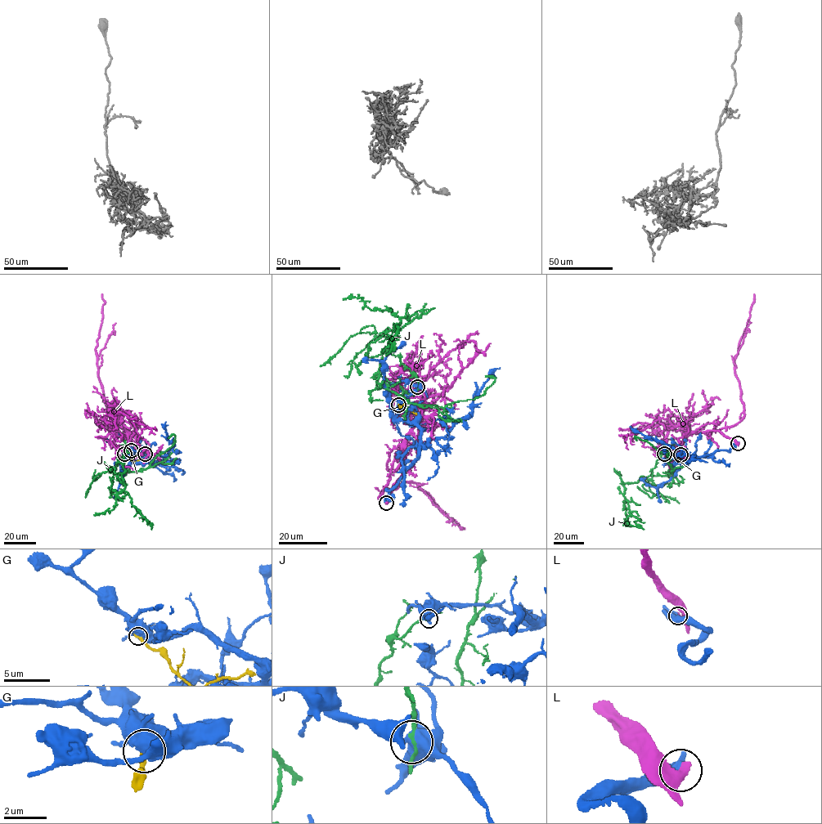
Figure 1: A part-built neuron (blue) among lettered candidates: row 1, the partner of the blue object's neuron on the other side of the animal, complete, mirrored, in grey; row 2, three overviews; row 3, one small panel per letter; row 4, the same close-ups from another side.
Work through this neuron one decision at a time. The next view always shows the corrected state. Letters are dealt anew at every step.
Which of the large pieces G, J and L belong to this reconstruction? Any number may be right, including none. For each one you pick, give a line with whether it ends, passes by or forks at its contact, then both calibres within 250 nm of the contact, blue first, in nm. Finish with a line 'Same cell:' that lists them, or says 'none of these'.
L: it ends; calibres 650 and 460 nm
Same cell: L

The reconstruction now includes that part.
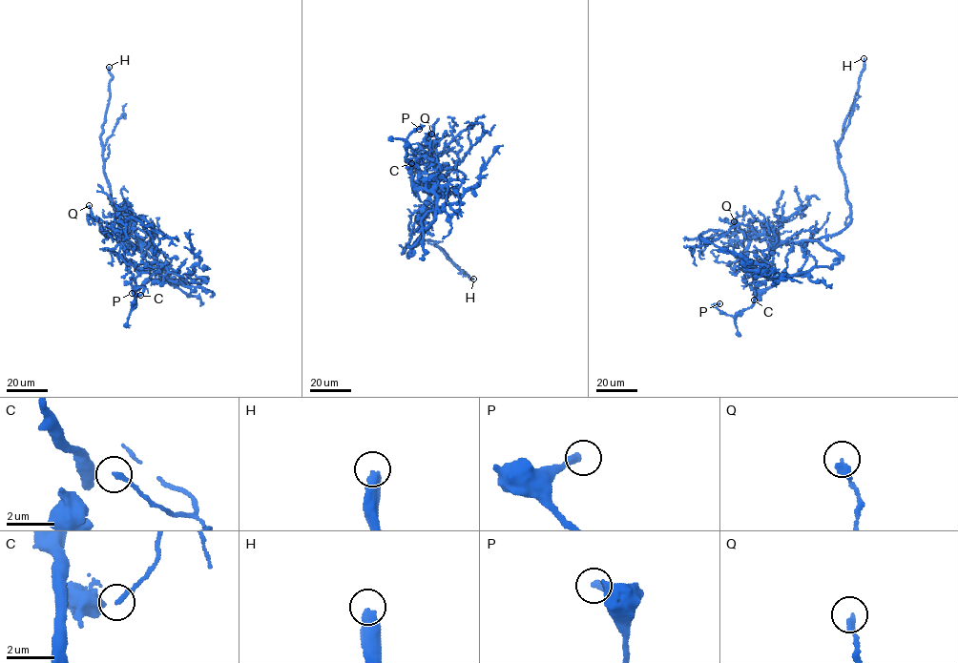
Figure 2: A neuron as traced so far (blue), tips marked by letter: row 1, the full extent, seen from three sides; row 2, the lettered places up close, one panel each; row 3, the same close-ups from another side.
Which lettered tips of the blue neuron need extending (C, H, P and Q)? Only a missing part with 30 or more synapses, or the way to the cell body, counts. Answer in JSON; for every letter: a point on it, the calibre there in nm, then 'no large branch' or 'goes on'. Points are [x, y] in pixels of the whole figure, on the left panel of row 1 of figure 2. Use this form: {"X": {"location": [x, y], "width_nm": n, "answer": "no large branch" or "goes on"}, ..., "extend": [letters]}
{"C": {"location": [140, 295], "width_nm": 190, "answer": "no large branch"}, "H": {"location": [109, 67], "width_nm": 440, "answer": "goes on"}, "P": {"location": [132, 293], "width_nm": 320, "answer": "no large branch"}, "Q": {"location": [89, 205], "width_nm": 280, "answer": "no large branch"}, "extend": ["H"]}

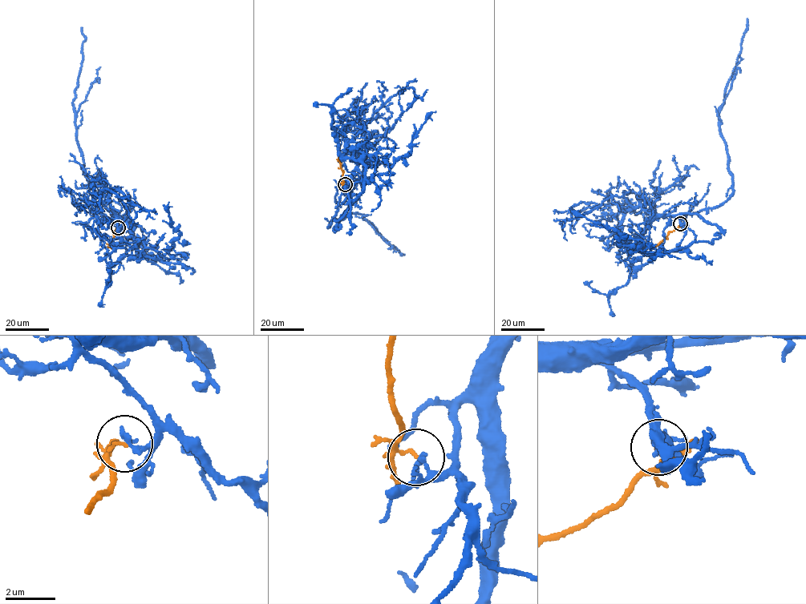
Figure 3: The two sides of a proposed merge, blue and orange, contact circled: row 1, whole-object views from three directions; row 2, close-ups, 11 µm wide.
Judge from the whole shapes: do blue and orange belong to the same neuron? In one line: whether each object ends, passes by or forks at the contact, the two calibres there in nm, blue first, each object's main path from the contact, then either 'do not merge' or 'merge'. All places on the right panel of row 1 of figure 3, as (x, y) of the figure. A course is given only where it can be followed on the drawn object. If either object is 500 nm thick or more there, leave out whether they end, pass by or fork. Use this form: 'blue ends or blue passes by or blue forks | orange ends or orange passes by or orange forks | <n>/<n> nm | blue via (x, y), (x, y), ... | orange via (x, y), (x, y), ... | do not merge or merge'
blue ends | orange passes by | 260/80 nm | blue via (680, 223), (675, 215), (698, 213), (724, 231), (711, 243), (646, 254), (648, 262), (607, 294), (592, 281) | orange via (680, 223), (650, 249) | do not merge

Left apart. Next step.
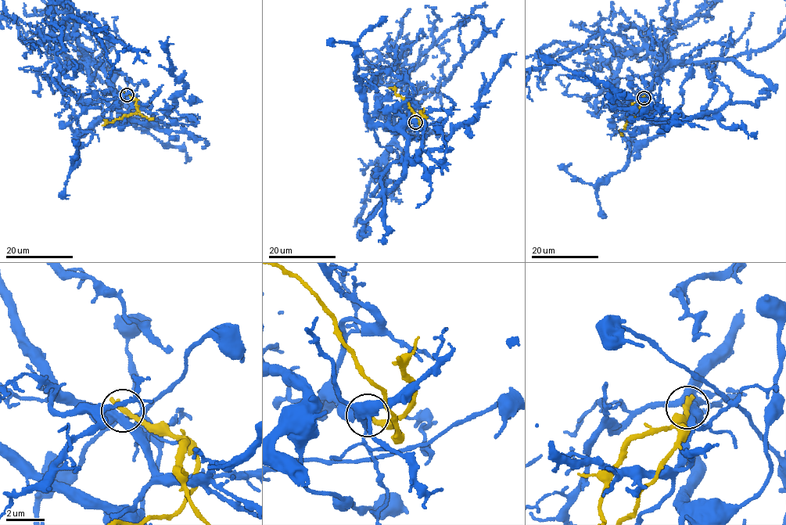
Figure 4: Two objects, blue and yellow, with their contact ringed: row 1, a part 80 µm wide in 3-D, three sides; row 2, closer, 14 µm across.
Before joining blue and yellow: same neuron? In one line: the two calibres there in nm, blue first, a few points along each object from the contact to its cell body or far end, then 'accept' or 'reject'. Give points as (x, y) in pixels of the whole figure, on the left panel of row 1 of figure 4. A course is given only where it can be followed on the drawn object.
400 nm thick on the blue side, 320 nm on the other; blue runs (126, 95), (84, 61), (108, 68), (127, 119), (159, 128), (102, 119), (73, 165), (72, 142); yellow runs (127, 95), (139, 102), (137, 112), (102, 124); reject

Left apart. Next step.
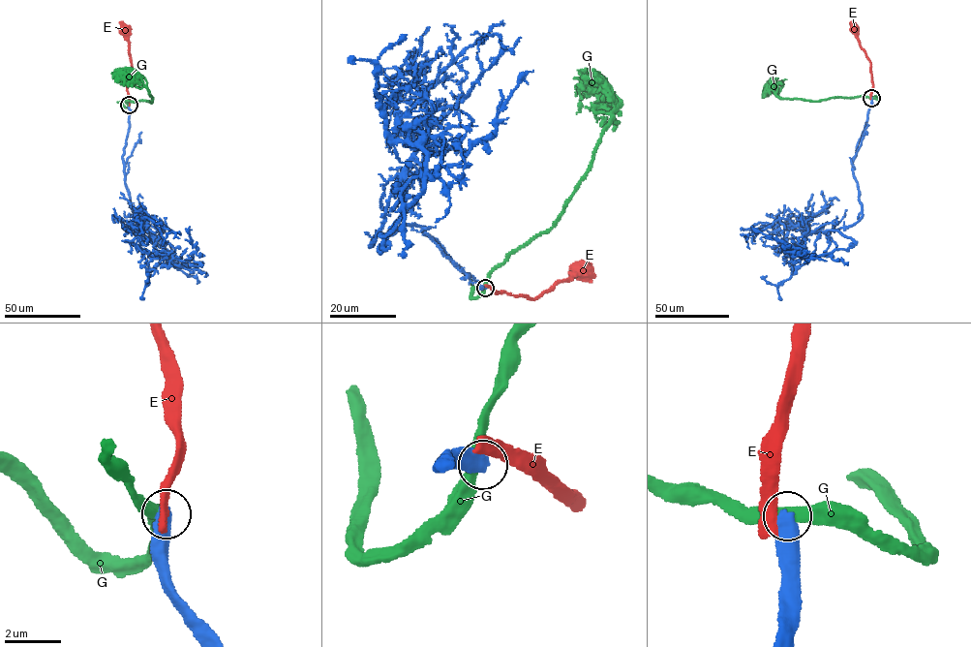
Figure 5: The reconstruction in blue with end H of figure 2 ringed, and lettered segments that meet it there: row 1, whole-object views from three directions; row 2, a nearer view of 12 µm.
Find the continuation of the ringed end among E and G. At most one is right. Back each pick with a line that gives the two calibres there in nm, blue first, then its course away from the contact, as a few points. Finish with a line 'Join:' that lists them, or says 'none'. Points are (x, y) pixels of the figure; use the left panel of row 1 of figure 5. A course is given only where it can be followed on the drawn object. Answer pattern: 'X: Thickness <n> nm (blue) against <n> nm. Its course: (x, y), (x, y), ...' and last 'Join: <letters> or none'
Join: none

